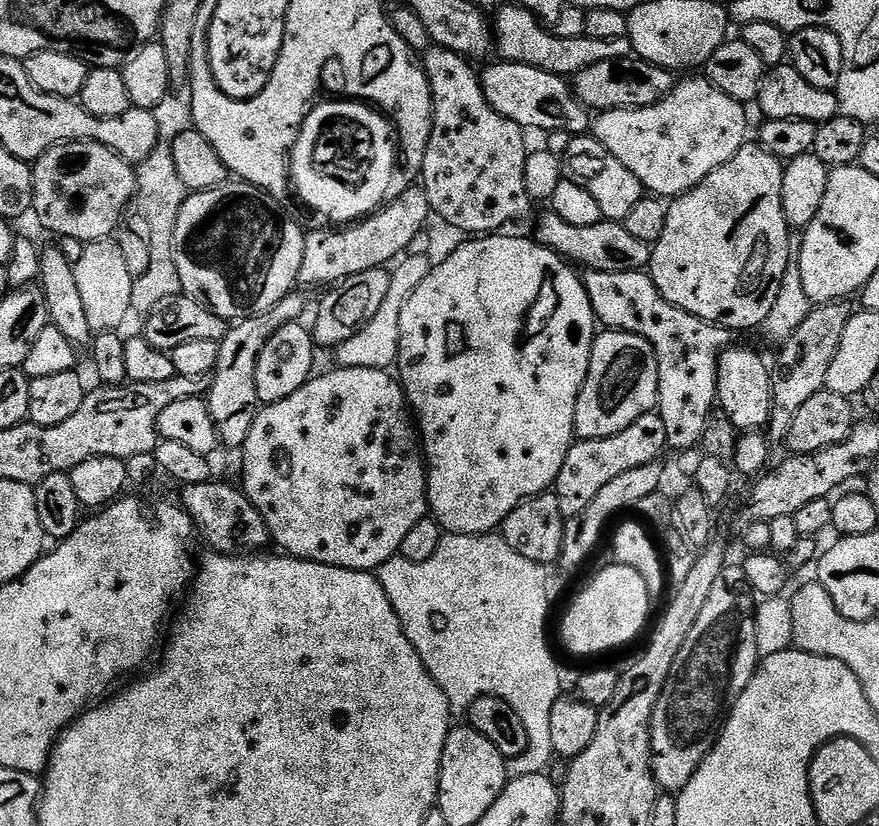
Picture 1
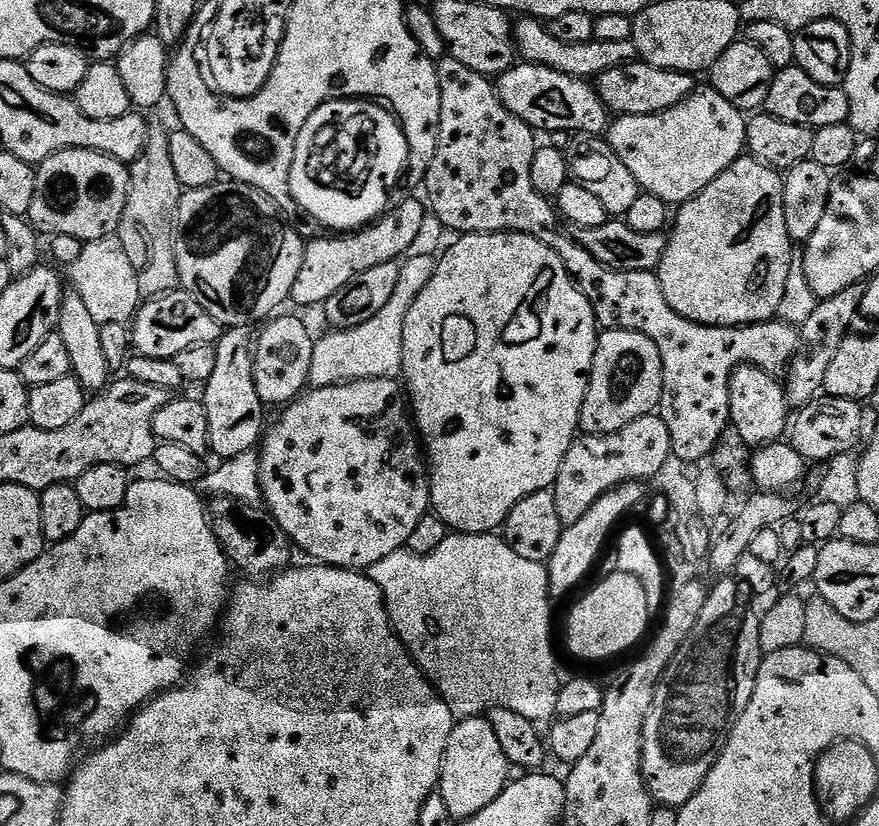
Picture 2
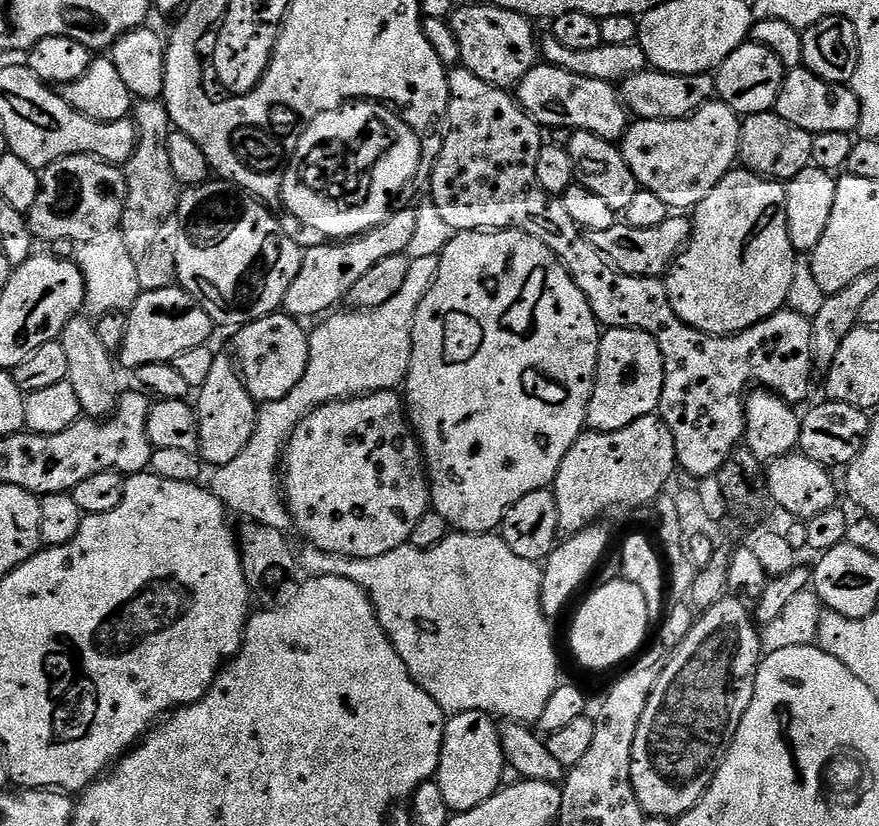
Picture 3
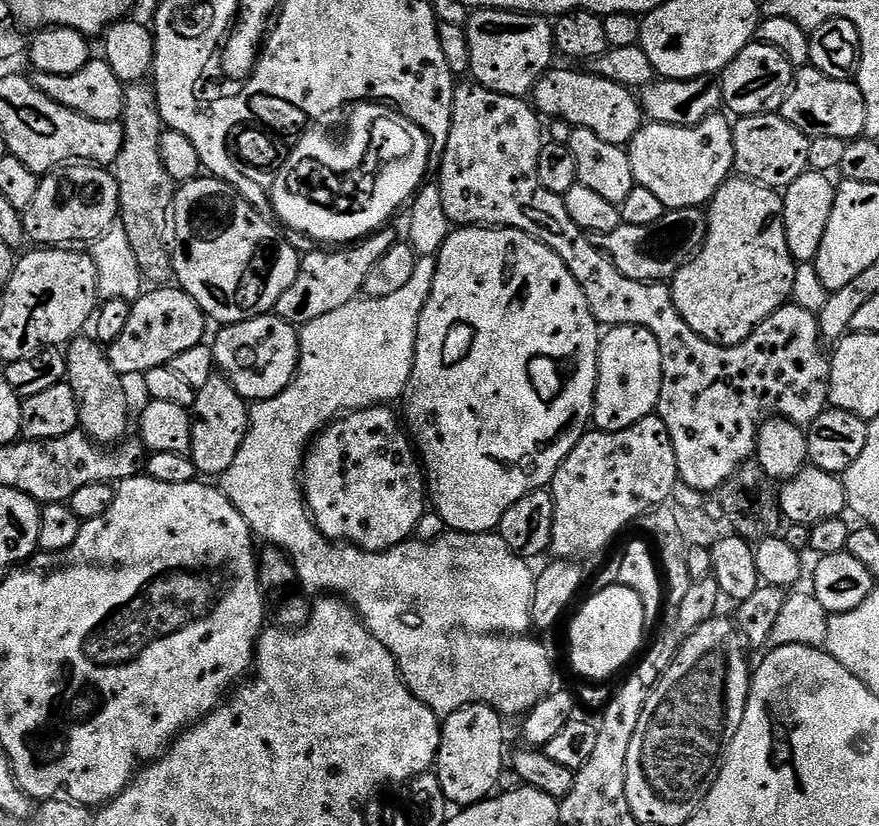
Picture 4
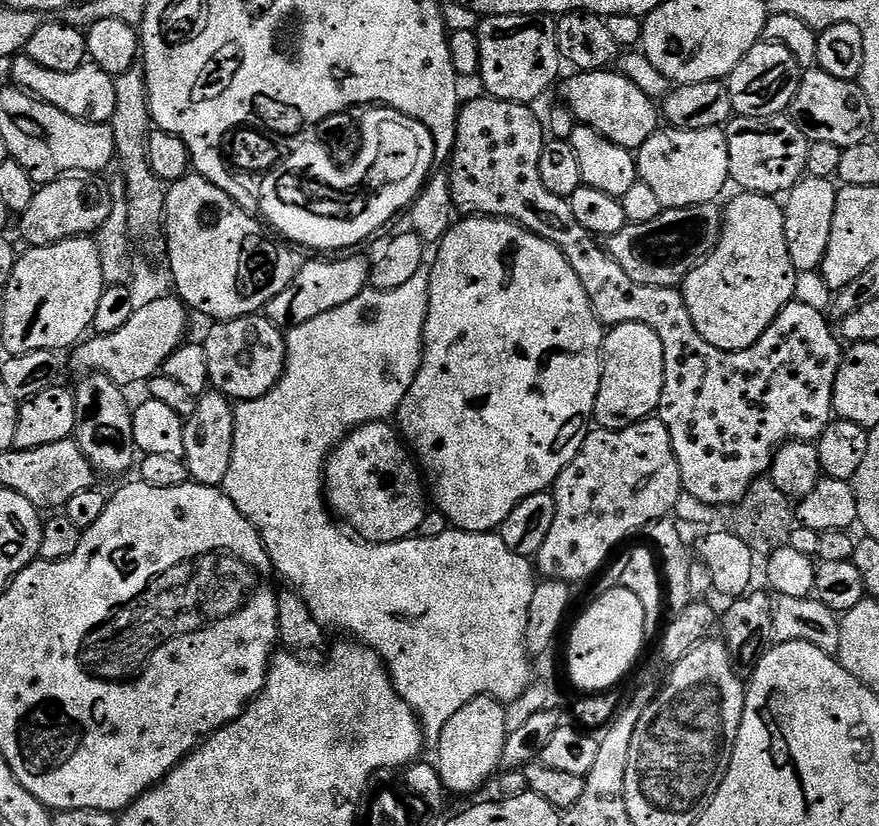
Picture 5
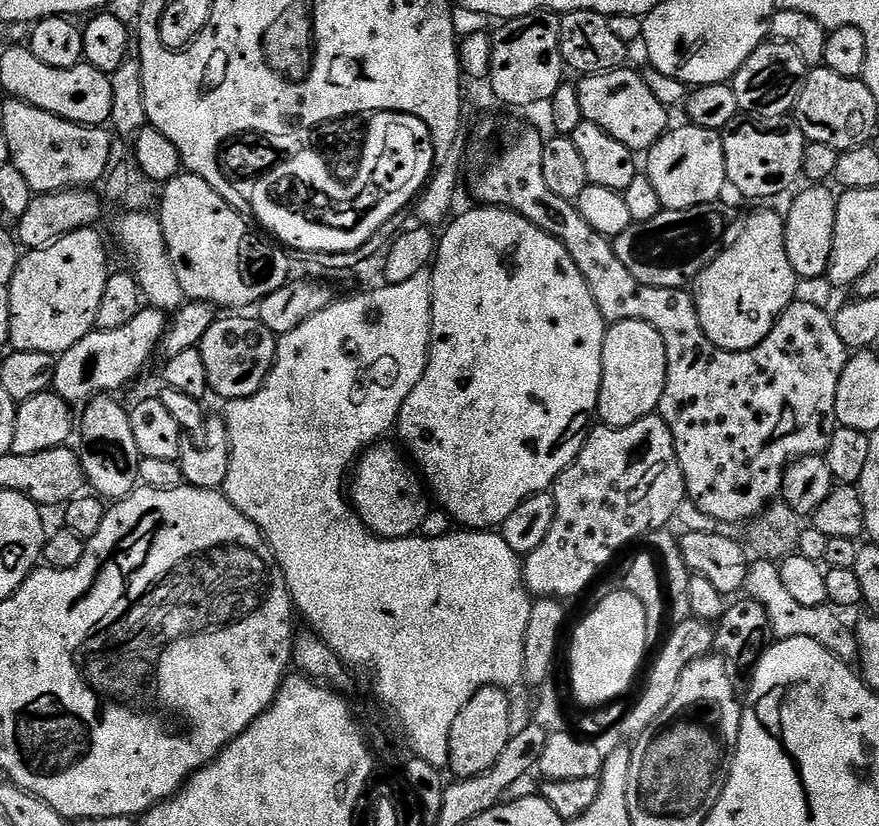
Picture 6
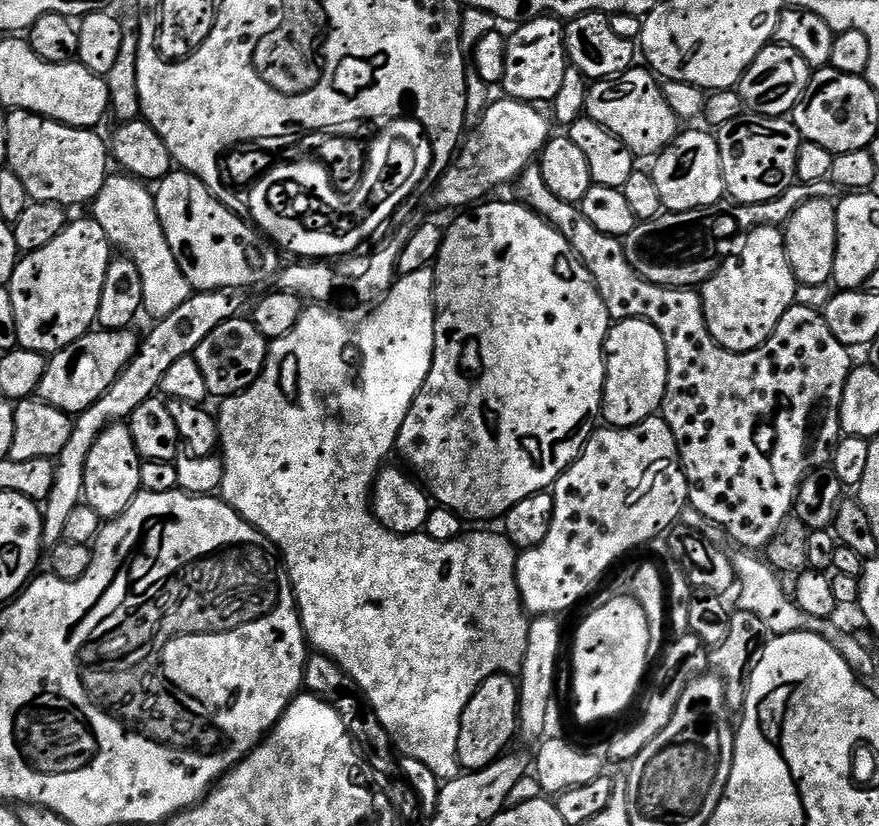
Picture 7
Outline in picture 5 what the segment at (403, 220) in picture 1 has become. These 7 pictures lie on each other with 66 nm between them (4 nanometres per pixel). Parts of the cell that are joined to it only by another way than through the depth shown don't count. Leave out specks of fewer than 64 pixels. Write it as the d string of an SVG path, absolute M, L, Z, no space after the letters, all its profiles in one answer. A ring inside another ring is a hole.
M348 254L344 257L345 260L312 260L309 264L301 263L299 265L298 271L296 273L295 278L290 282L290 286L286 286L286 290L282 290L282 294L278 294L278 298L274 298L268 303L268 307L266 309L266 315L268 320L272 324L277 324L282 330L291 330L293 328L297 328L298 326L302 326L302 322L310 322L310 318L318 318L318 314L326 314L330 310L334 310L338 306L346 306L346 302L350 302L354 298L358 298L358 294L362 294L369 287L370 284L370 260L367 260L364 256L350 256L354 254Z

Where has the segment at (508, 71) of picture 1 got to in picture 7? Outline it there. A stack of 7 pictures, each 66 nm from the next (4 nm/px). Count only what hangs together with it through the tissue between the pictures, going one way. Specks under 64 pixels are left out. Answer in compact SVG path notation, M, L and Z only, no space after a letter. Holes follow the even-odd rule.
M633 66L621 76L595 81L589 87L584 110L587 119L610 130L637 158L659 156L682 128L682 121L670 110L670 102L666 102L661 81L644 66Z

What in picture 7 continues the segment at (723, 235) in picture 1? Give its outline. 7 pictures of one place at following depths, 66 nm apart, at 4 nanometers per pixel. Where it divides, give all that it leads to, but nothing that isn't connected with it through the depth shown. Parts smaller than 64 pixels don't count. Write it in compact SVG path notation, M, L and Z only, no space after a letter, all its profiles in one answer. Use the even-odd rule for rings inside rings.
M761 226L745 236L744 245L739 245L738 251L702 285L706 326L731 352L749 352L768 341L782 322L782 314L796 303L798 287L779 227Z

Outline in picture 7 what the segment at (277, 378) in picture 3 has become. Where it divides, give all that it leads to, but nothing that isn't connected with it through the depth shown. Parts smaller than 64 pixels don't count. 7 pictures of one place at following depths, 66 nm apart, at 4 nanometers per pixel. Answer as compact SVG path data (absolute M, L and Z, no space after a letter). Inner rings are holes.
M248 318L227 320L218 326L218 330L206 334L202 346L196 348L194 355L206 378L209 393L213 397L223 398L245 392L262 374L269 347L269 340Z

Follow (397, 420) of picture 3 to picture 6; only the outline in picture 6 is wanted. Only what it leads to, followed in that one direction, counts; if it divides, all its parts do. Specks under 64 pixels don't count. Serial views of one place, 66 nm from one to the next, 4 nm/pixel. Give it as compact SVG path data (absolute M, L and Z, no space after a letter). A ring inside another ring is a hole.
M388 443L373 444L360 457L350 480L350 503L356 509L356 515L371 532L383 536L385 540L400 540L404 536L414 536L420 532L422 522L430 510L429 493L421 477L402 455L401 449Z

